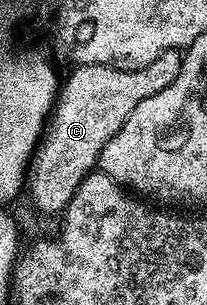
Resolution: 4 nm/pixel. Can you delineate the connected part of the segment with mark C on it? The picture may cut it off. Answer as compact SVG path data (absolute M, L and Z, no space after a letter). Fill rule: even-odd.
M182 50L160 52L160 56L156 56L152 64L135 70L118 70L116 67L100 64L78 64L74 66L75 70L67 78L65 75L58 100L54 104L49 123L44 131L44 137L28 171L28 194L30 190L30 198L40 213L61 215L66 205L72 200L72 196L76 196L76 188L80 188L80 184L97 167L98 157L104 144L108 144L108 140L112 140L112 136L116 136L116 132L124 128L124 120L128 120L128 116L136 112L136 104L140 104L140 100L148 100L148 96L156 96L156 92L164 92L164 88L168 88L168 84L172 84L172 80L180 76L182 55Z

